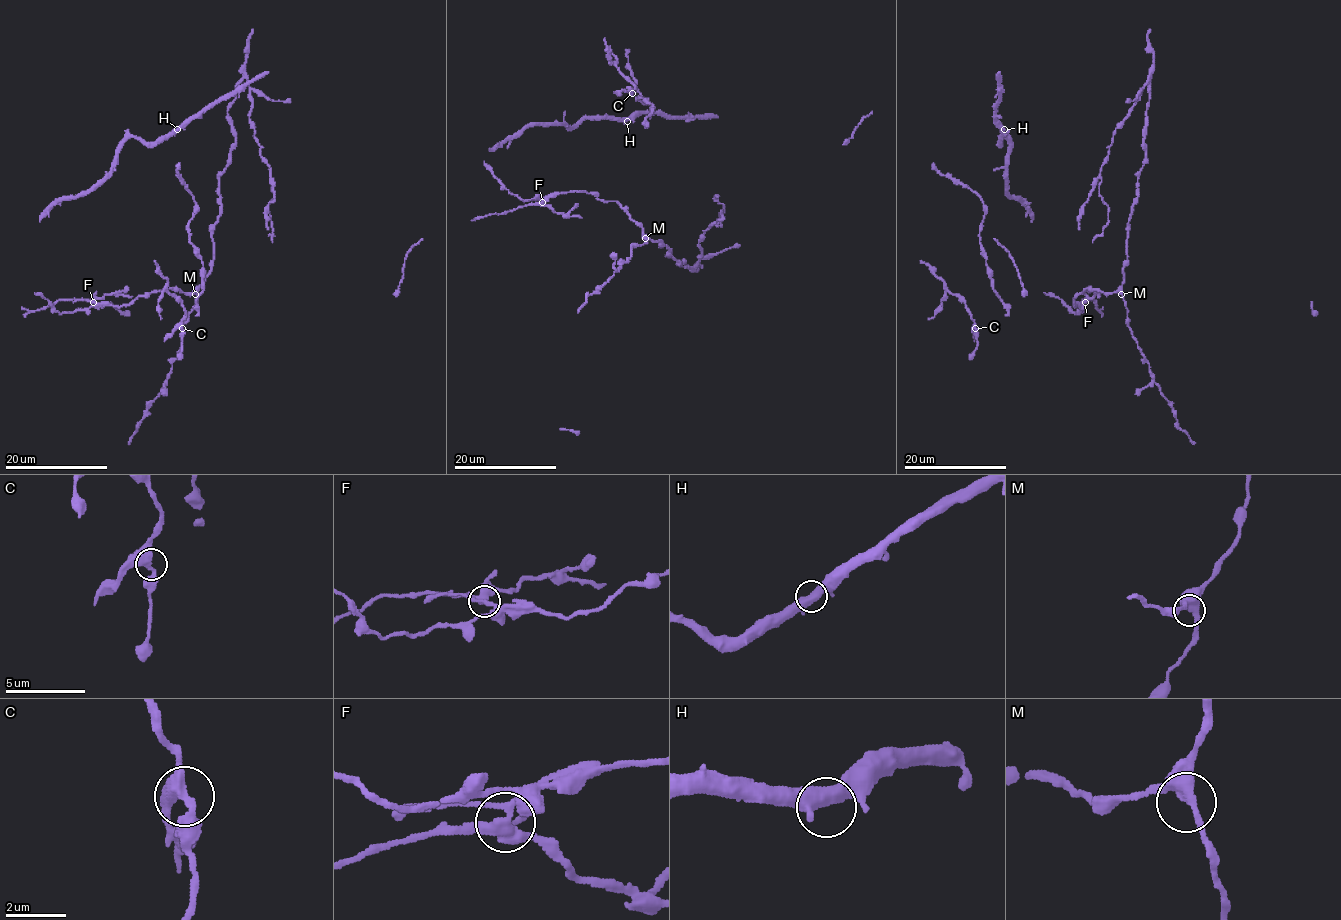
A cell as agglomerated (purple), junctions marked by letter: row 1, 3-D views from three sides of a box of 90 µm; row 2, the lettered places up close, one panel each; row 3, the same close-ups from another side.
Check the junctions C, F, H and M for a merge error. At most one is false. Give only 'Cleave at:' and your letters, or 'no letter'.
Cleave at: F

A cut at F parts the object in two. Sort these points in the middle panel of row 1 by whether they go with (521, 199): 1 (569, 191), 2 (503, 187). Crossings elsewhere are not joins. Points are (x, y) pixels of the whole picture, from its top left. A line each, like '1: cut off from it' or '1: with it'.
1: with it
2: with it

